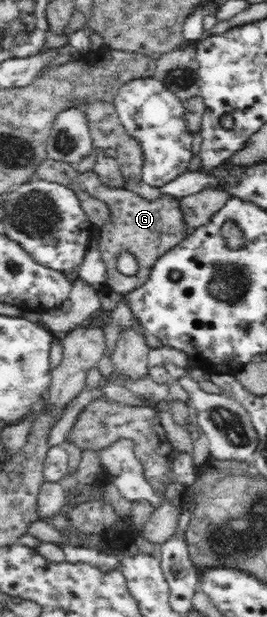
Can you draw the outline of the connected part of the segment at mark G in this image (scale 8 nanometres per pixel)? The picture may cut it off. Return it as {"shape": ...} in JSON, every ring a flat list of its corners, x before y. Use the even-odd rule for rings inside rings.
{"shape":[[93,171,80,174,77,187,109,205,111,218,105,226,100,228,98,244,103,262,109,272,109,282,106,287,108,290,124,295,145,284,155,260,167,250,171,250,183,242,191,232,180,198,159,193,158,197,154,199,146,199,127,188,119,189,107,186],[122,250,131,251,139,259,139,272,135,276,125,276,117,270,116,258]]}

